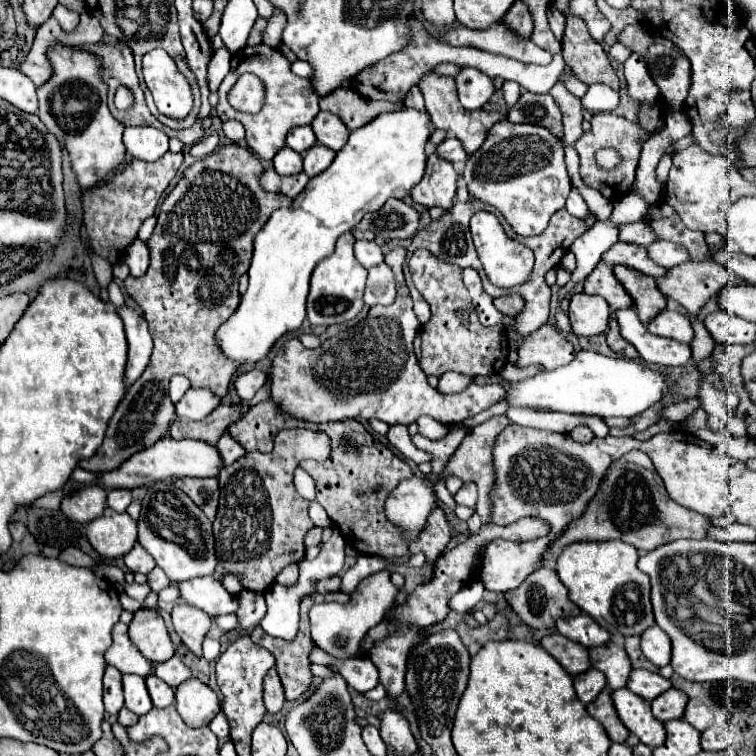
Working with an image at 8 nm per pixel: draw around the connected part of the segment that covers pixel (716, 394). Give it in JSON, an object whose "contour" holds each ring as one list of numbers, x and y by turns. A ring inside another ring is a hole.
{"contour":[[702,381,700,399,702,399,702,409,710,415,708,421,710,429,724,429,728,423,728,409,738,405,738,397,730,397,728,393,712,389,708,381]]}

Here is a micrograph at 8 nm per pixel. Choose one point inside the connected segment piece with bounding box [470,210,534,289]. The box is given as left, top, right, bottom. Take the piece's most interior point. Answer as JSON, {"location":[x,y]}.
{"location":[508,263]}

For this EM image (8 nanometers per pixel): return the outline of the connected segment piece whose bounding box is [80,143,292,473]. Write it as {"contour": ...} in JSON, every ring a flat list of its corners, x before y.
{"contour":[[228,143,222,149,206,155,192,163,176,187,166,195,158,223,154,227,152,237,146,241,150,247,150,267,146,275,138,279,126,279,124,285,134,301,142,307,144,317,150,325,150,335,154,339,154,351,150,357,150,365,142,373,142,377,128,389,124,401,118,405,114,417,108,423,104,443,94,457,84,459,80,463,82,469,94,473,106,473,118,469,126,459,134,453,154,445,168,431,170,423,176,419,172,401,168,397,168,381,172,375,180,373,190,379,192,387,212,389,218,397,224,397,232,375,238,373,240,365,234,365,214,341,214,333,218,327,238,309,240,293,238,293,238,277,244,275,250,267,252,259,252,241,254,235,262,229,274,209,286,207,292,203,290,197,282,197,282,193,266,193,258,185,258,177,262,173,262,163,254,157,246,147,238,143]]}

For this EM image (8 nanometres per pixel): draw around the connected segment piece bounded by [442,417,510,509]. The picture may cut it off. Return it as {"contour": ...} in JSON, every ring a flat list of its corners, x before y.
{"contour":[[494,417,468,431,462,445,450,457,442,475,456,475,462,481,488,479,488,507,492,509,490,493,496,485,496,471,492,463,492,447,496,435,508,425,506,417]]}

